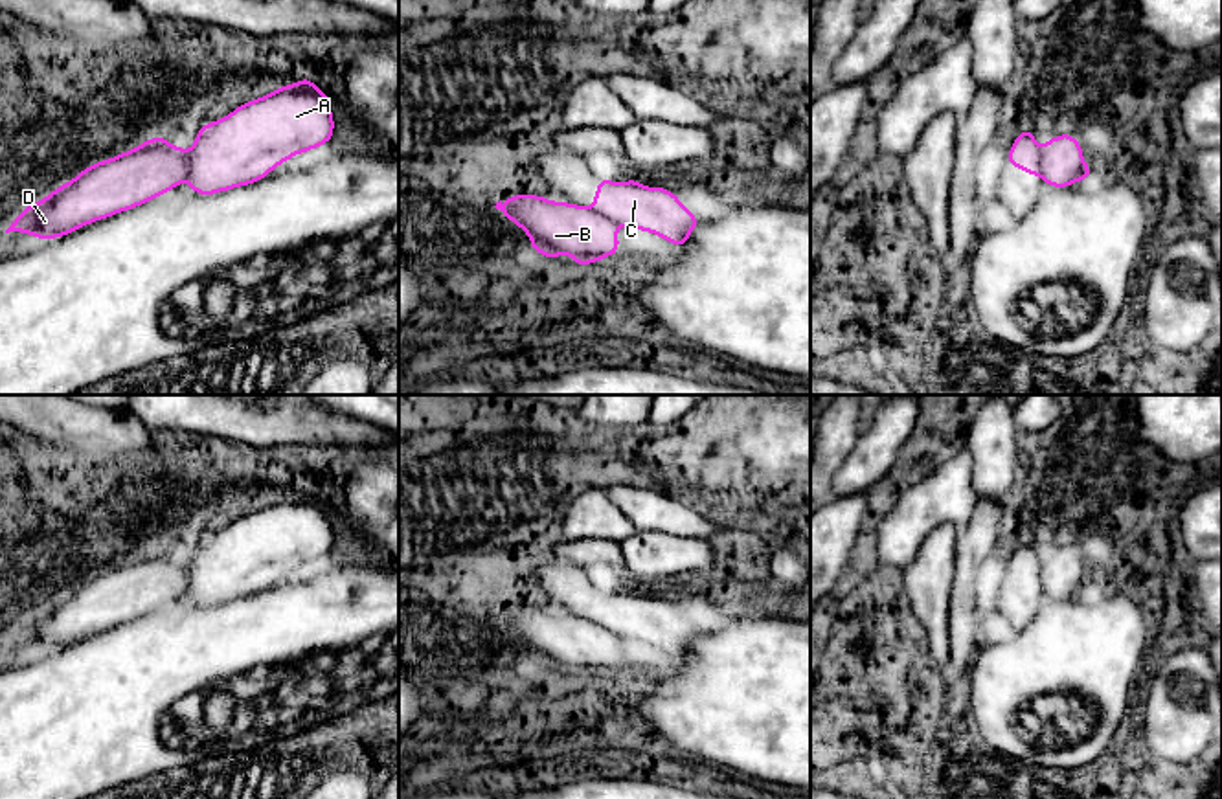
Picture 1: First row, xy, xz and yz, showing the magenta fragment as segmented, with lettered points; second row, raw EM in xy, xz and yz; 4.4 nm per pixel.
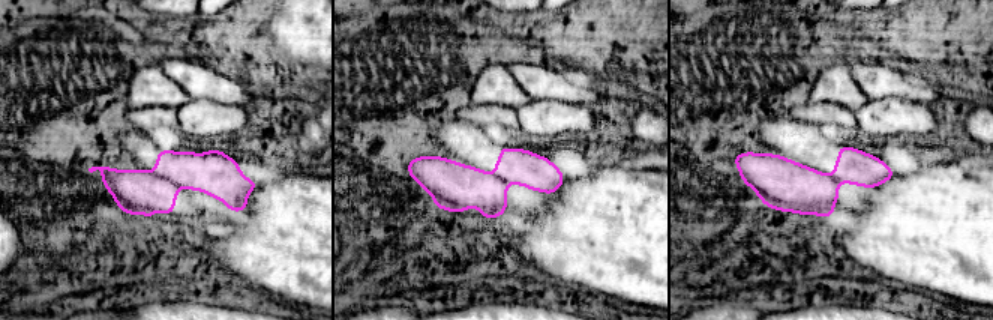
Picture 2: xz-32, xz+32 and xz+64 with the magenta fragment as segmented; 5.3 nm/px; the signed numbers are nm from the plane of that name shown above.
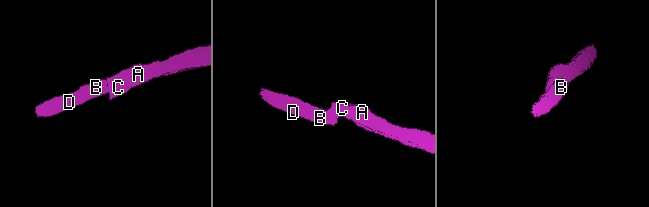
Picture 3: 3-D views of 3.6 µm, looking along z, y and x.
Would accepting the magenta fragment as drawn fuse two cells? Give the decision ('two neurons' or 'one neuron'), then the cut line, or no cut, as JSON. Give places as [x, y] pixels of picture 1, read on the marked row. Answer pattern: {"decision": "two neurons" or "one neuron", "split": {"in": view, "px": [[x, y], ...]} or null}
{"decision": "two neurons", "split": {"in": "xz", "px": [[592, 208], [616, 225]]}}

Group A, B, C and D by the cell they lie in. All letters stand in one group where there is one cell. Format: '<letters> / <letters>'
A C / B D

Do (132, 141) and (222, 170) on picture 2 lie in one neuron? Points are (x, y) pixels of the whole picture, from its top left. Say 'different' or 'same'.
same

